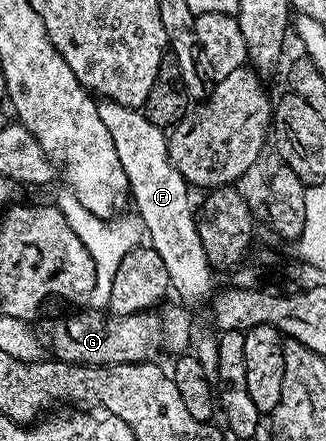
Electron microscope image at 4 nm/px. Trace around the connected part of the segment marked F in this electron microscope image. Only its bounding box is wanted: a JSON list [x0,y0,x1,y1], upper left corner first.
[98,101,214,305]

